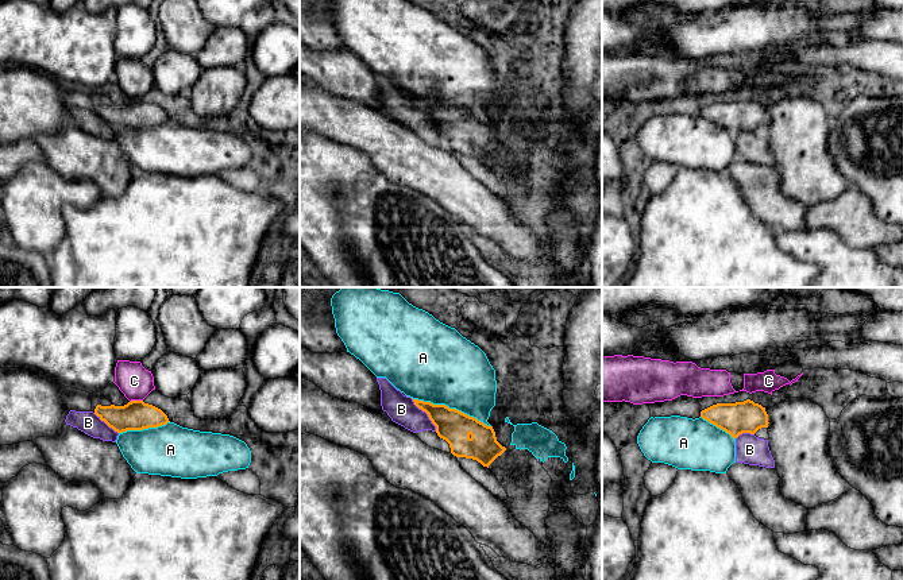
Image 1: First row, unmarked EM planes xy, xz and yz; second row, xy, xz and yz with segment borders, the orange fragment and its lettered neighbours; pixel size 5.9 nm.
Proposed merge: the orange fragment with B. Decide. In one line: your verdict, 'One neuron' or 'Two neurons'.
One neuron

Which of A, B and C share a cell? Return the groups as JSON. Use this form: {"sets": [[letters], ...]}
{"sets": [["A"], ["B"], ["C"]]}

